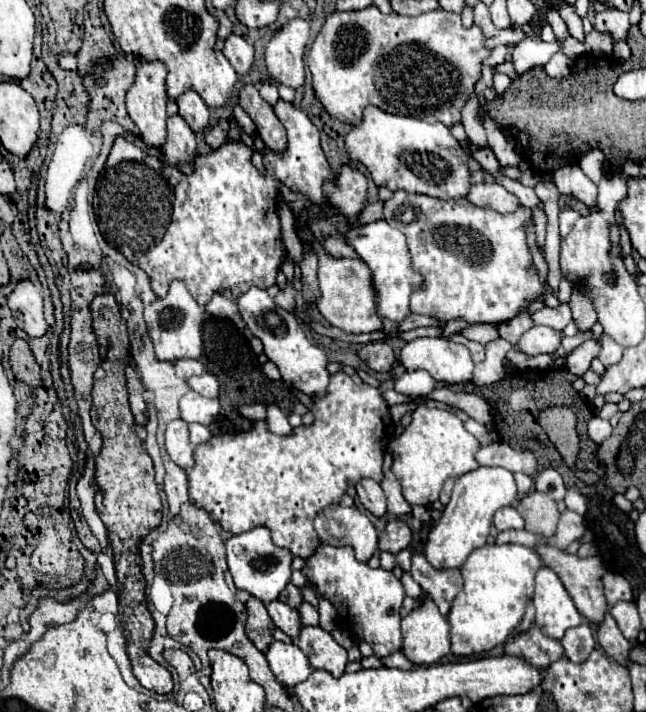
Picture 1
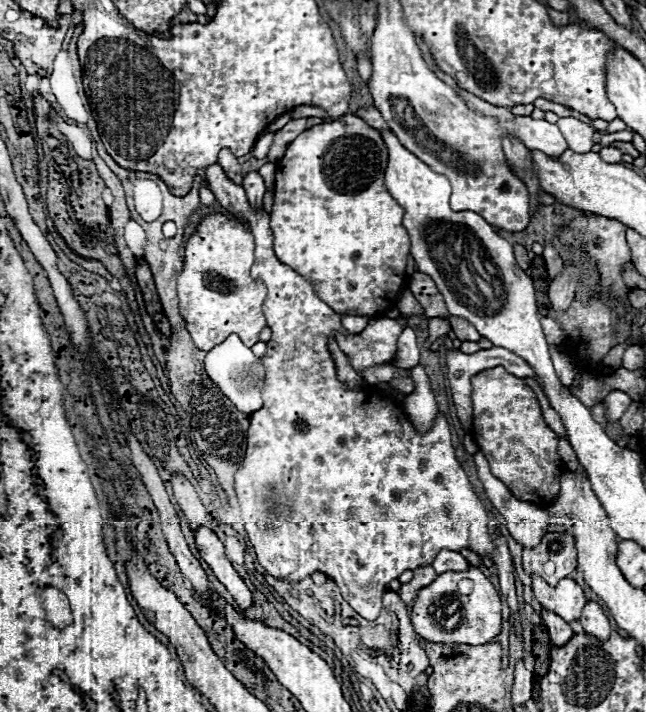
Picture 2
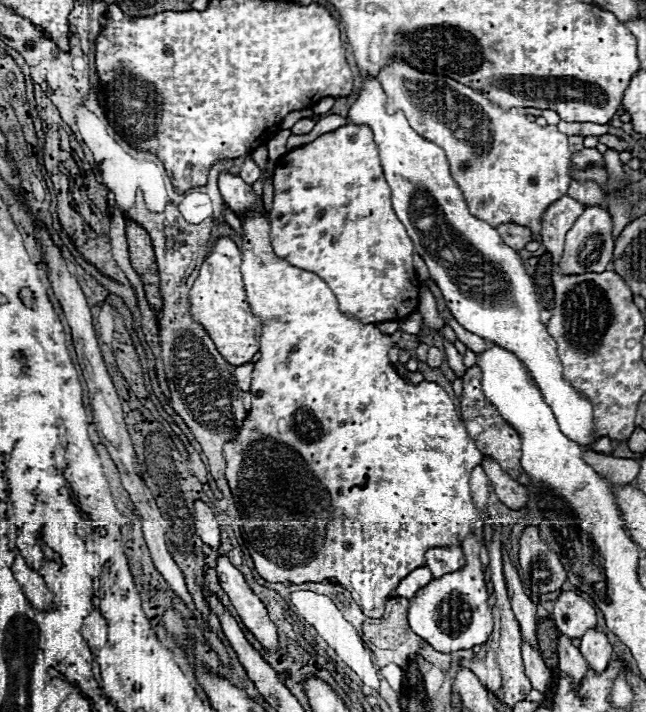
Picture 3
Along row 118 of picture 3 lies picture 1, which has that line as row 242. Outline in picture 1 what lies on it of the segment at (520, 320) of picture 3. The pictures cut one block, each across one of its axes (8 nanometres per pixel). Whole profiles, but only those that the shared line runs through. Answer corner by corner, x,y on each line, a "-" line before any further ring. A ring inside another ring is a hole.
323,211
323,217
348,238
348,242
354,246
354,250
360,254
360,258
370,266
372,278
374,278
374,290
378,294
378,314
382,318
390,318
396,322
402,322
410,314
410,294
414,288
422,288
422,274
414,270
410,250
406,246
406,236
400,230
394,230
386,220
376,220
360,230
348,228
343,216

